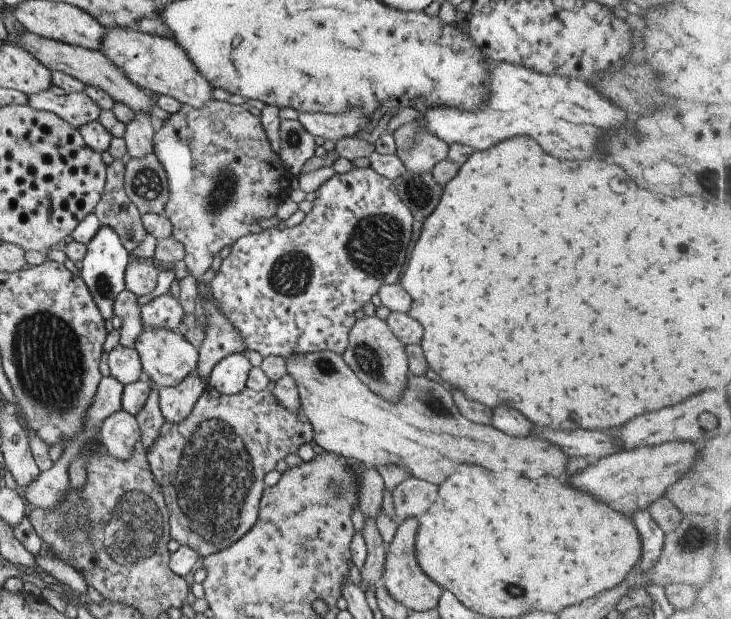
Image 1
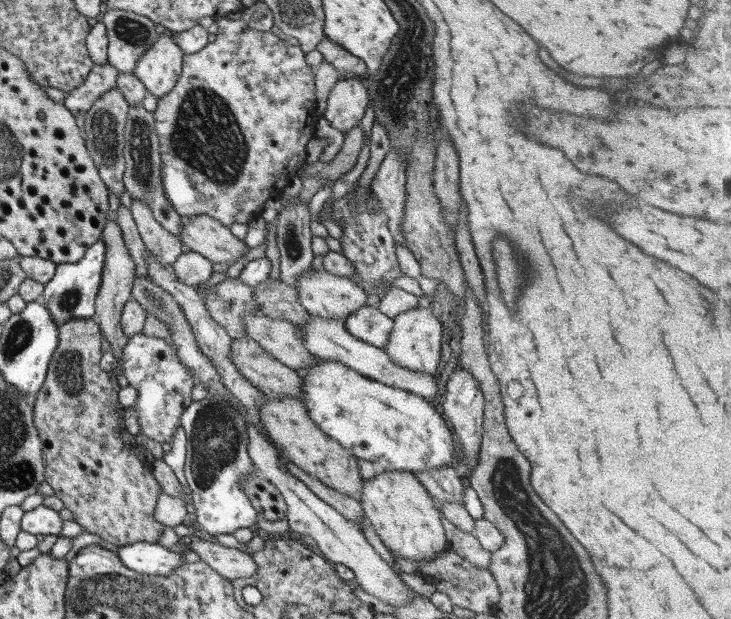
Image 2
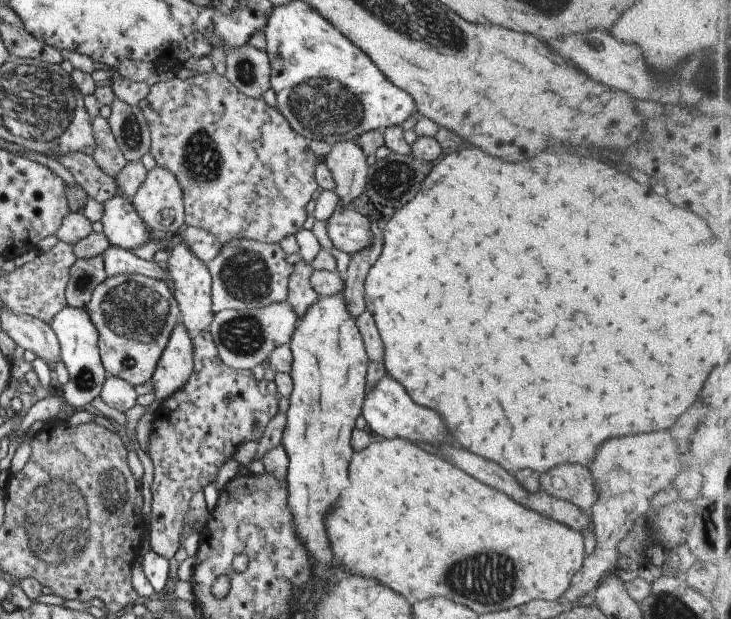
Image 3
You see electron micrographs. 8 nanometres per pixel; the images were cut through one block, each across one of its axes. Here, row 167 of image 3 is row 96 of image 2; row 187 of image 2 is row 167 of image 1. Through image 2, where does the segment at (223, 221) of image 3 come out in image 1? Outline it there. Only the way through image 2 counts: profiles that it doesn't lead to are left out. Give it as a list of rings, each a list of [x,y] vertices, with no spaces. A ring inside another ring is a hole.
[[[209,100],[203,108],[193,108],[182,104],[175,114],[163,121],[161,128],[153,134],[152,154],[157,158],[164,171],[169,188],[169,196],[164,205],[165,217],[172,226],[172,237],[183,246],[183,264],[187,268],[187,274],[195,278],[196,290],[203,298],[205,318],[205,332],[203,340],[198,347],[197,376],[208,386],[209,372],[219,360],[231,353],[246,354],[247,348],[239,338],[239,332],[227,322],[227,318],[221,311],[208,287],[203,284],[203,274],[211,266],[213,256],[229,244],[233,244],[238,238],[249,234],[261,232],[259,227],[261,220],[269,220],[275,214],[277,206],[288,197],[290,190],[279,186],[281,178],[286,170],[279,155],[269,147],[265,132],[259,123],[259,117],[251,115],[246,106],[232,105],[227,101]]]

